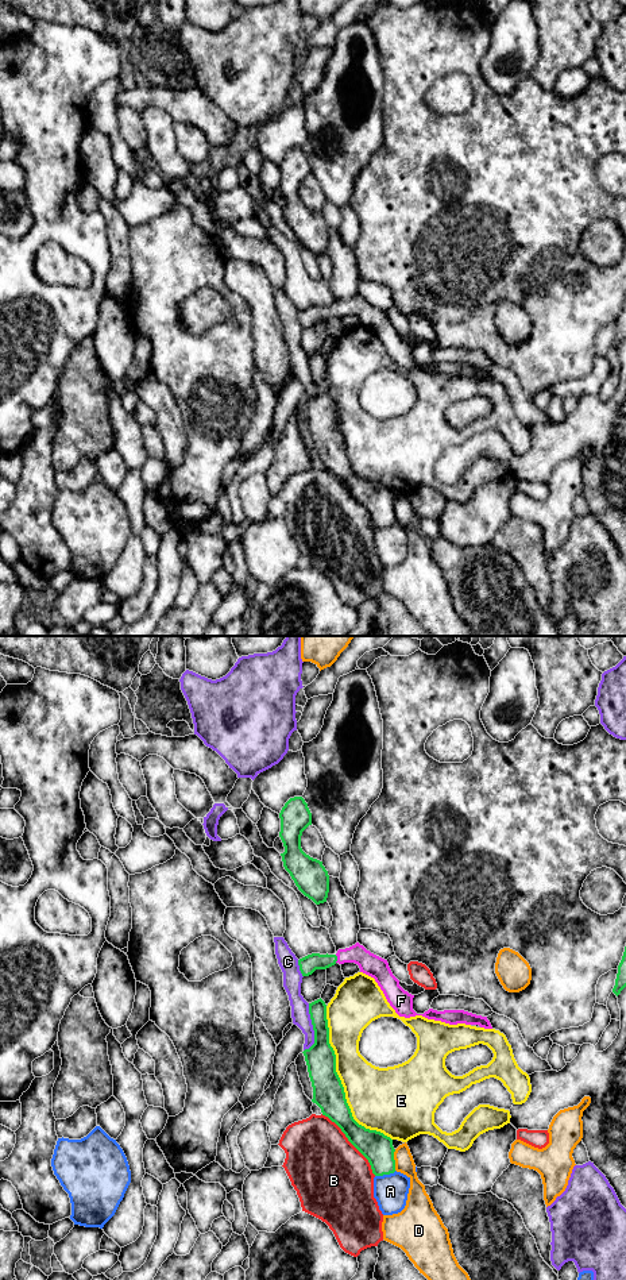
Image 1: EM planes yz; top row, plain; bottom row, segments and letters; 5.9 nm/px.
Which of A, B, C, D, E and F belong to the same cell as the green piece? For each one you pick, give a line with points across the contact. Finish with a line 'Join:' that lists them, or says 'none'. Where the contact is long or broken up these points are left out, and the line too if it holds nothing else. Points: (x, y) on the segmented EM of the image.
F: runs through yz (308, 964), (336, 959), (362, 956), (368, 963)
Join: F

